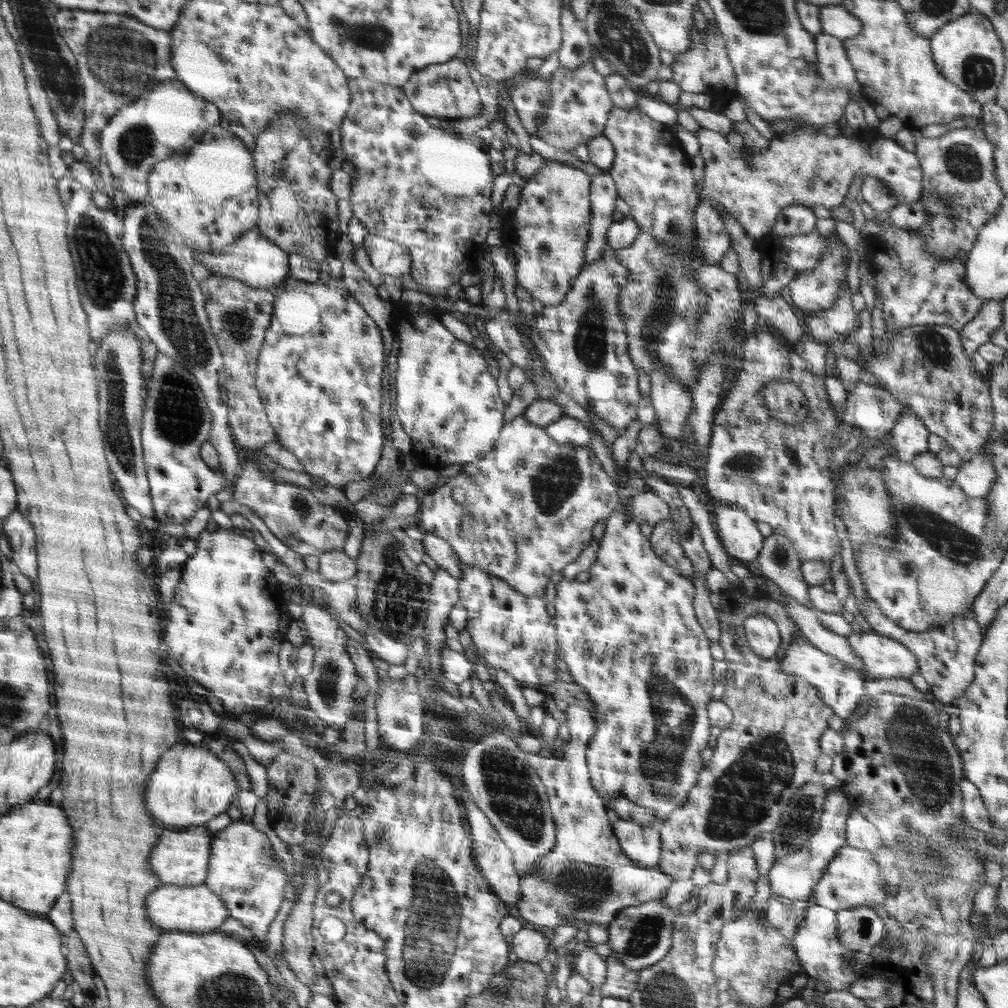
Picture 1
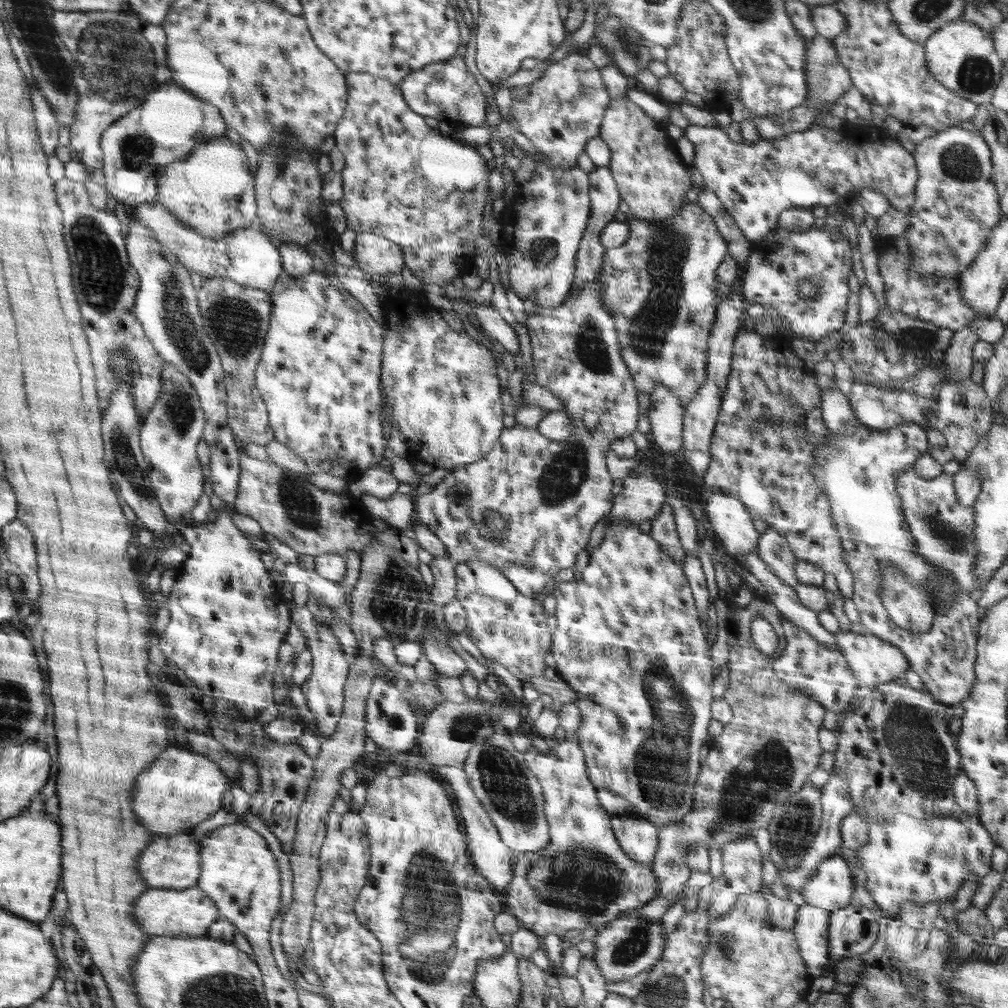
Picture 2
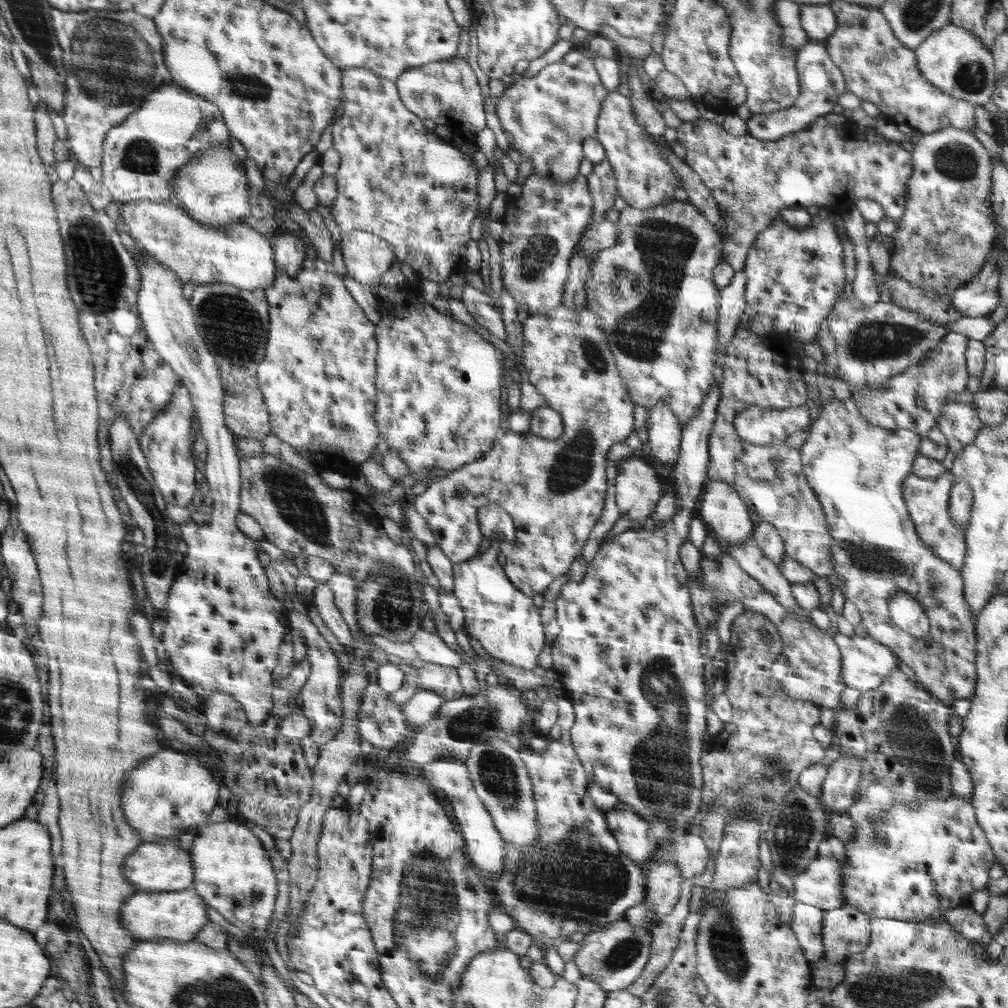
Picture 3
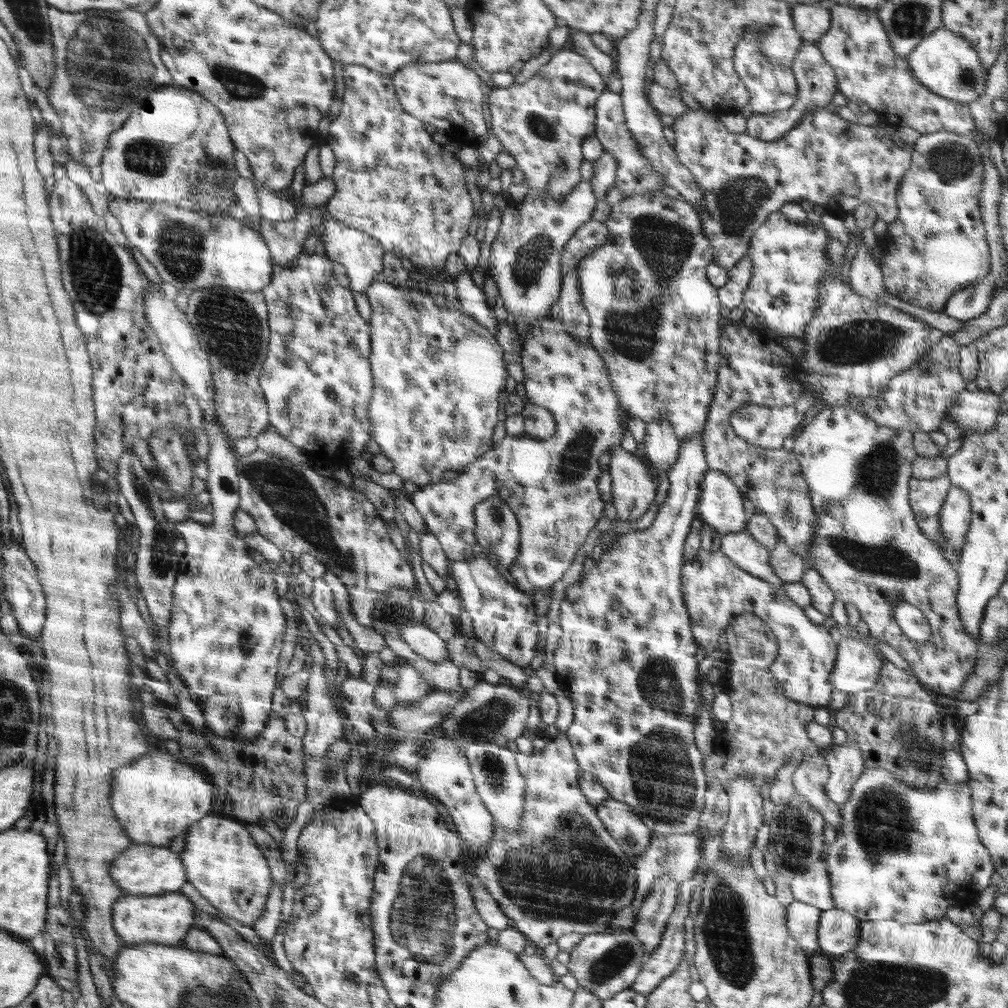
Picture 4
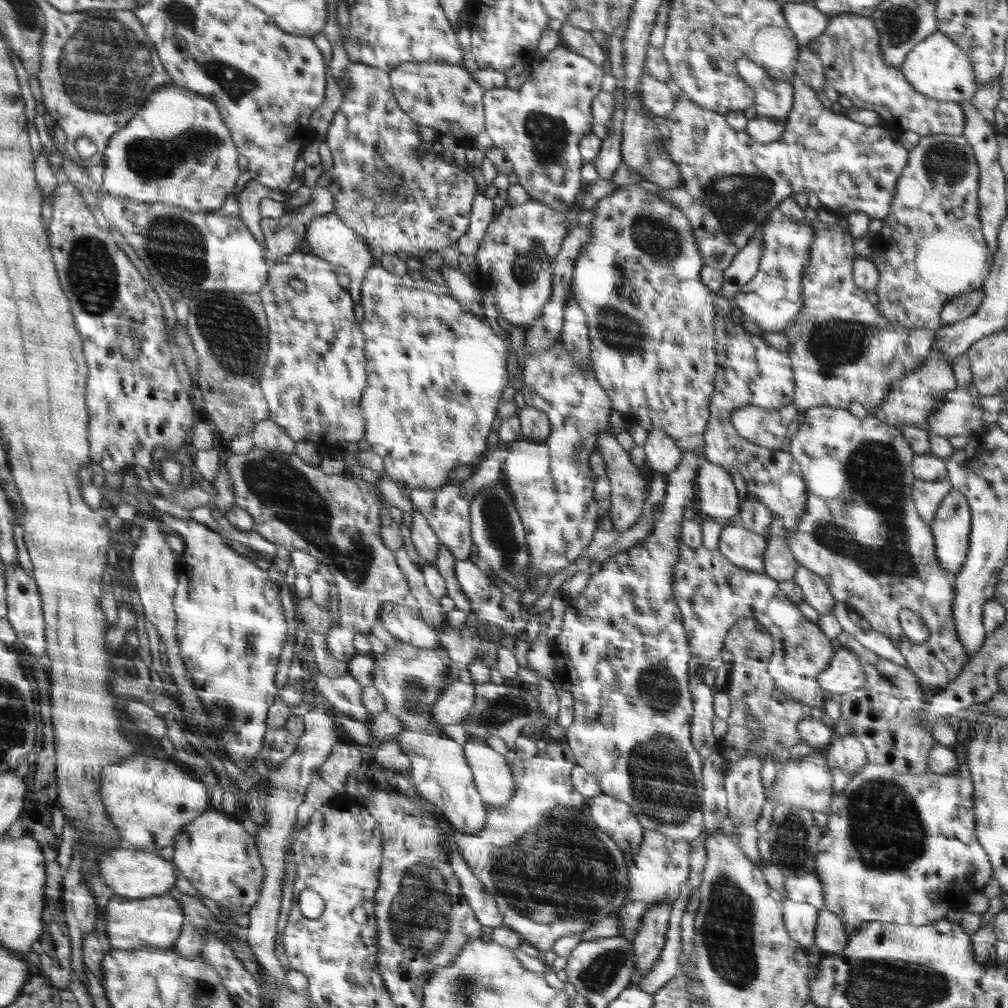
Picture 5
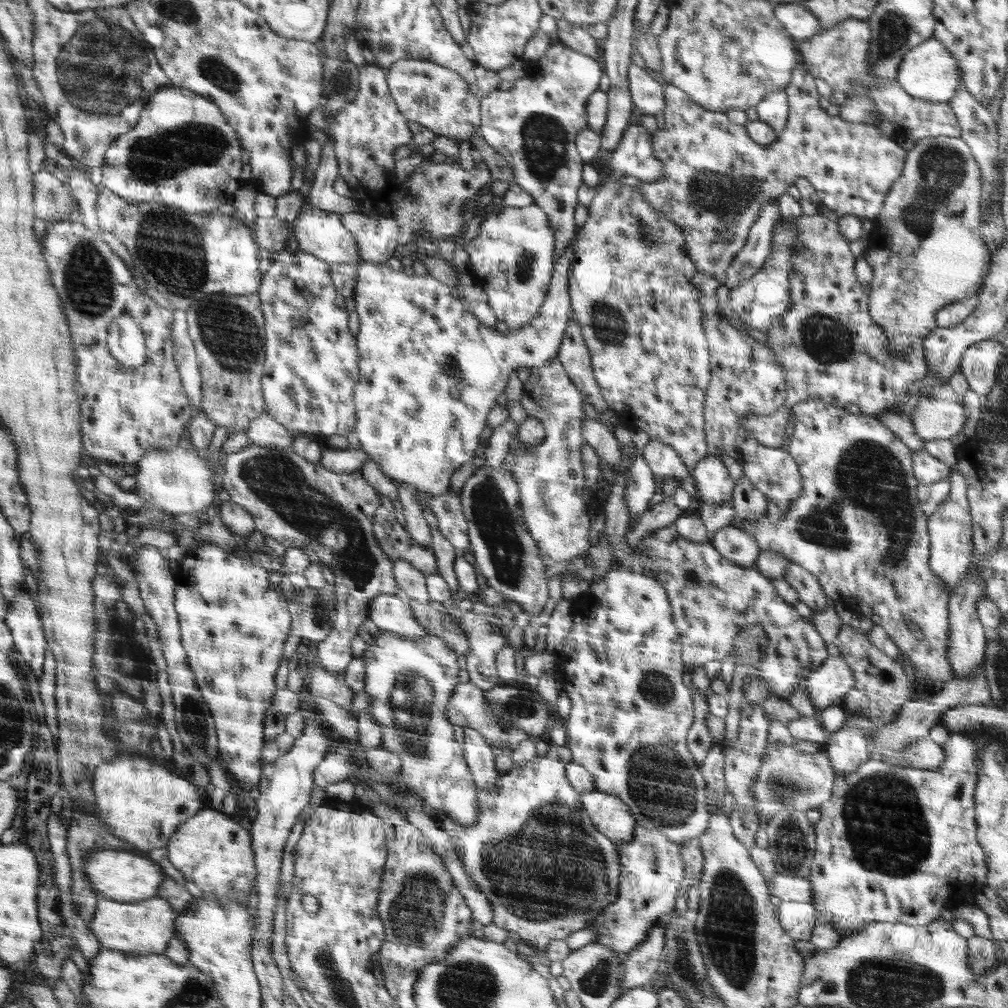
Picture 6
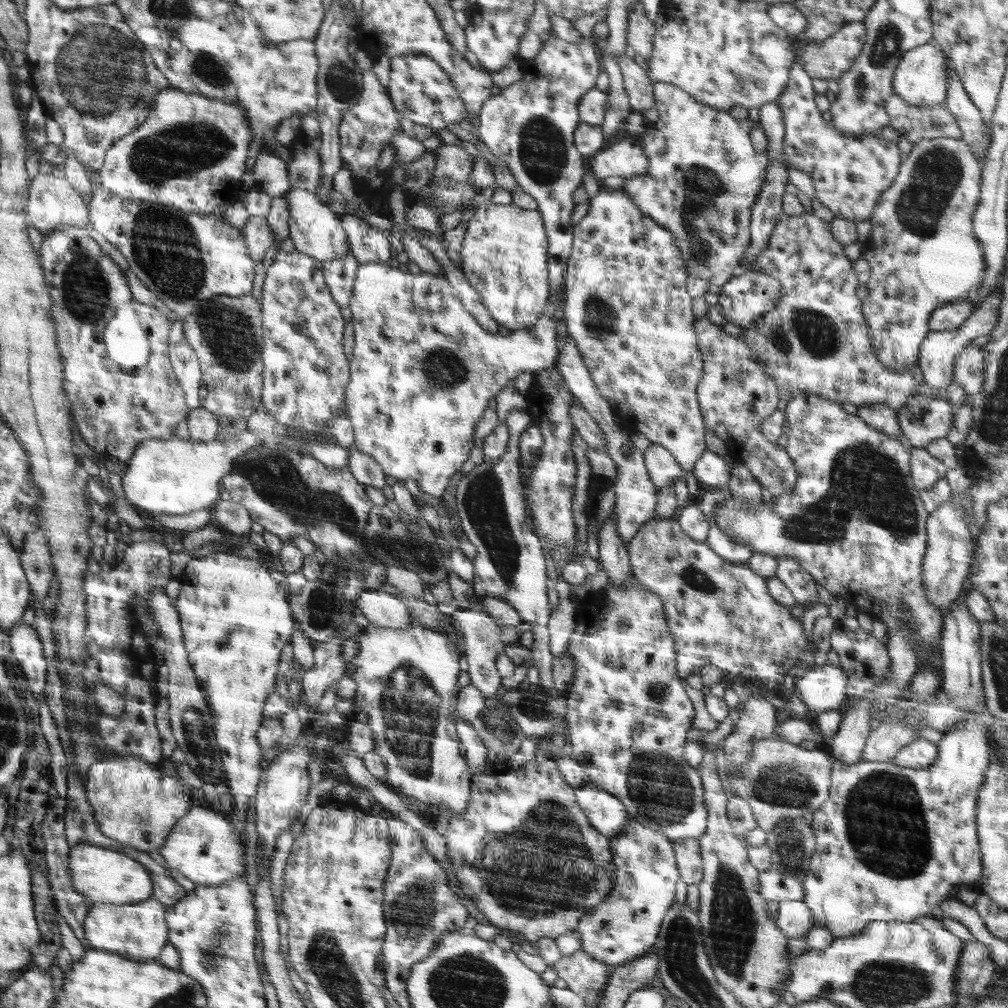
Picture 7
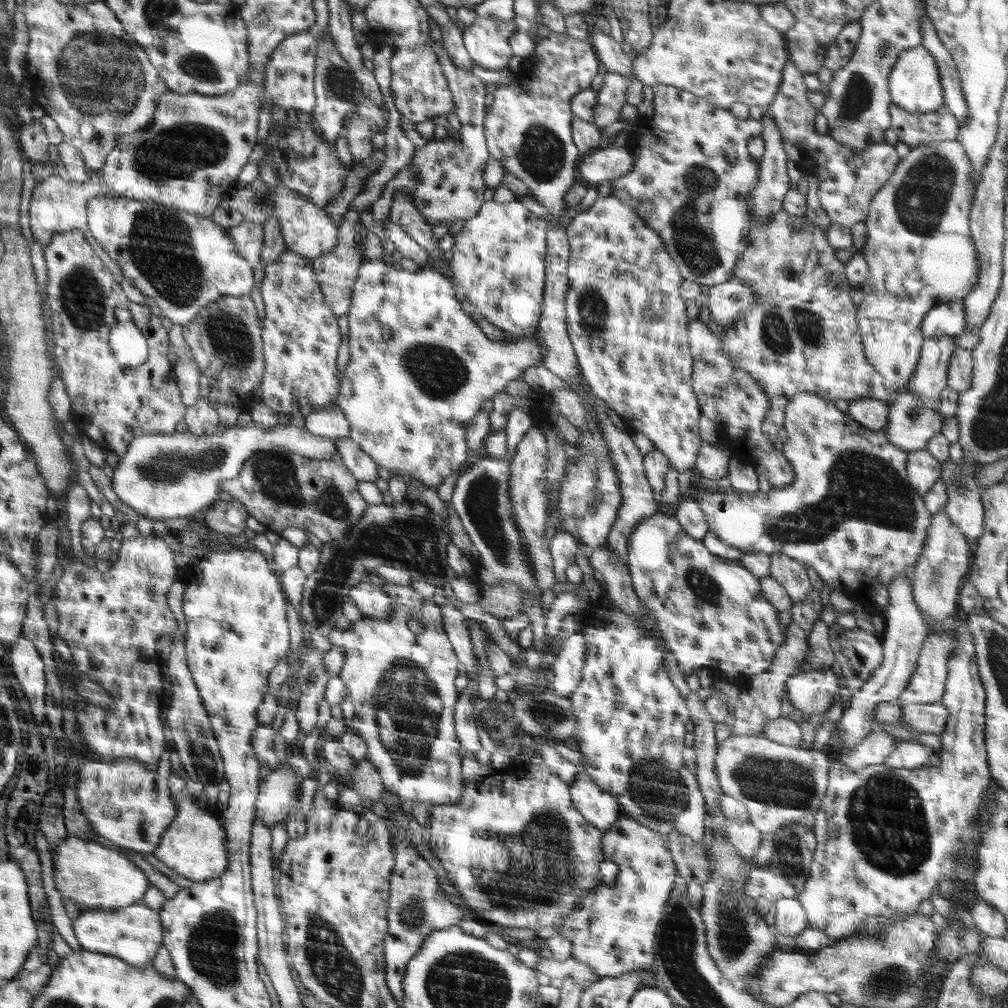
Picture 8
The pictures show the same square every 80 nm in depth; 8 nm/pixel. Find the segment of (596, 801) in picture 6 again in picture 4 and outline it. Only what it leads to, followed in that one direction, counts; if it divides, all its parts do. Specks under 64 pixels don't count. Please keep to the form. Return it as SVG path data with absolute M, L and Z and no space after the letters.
M614 800L596 806L598 818L608 834L622 847L629 858L637 857L650 844L650 830L626 803Z

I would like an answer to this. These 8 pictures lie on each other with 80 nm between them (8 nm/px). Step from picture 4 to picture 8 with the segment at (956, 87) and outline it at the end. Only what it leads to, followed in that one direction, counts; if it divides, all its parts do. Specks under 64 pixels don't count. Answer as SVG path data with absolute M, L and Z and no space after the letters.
M922 45L900 54L888 77L888 90L892 102L906 112L932 112L943 105L943 88L939 81L936 59Z

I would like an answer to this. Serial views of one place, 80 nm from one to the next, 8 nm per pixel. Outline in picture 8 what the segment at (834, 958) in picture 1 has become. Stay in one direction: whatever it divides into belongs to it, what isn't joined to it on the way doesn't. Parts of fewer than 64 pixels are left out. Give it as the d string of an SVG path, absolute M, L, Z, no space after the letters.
M782 898L774 906L776 932L793 937L808 926L804 908L795 898Z

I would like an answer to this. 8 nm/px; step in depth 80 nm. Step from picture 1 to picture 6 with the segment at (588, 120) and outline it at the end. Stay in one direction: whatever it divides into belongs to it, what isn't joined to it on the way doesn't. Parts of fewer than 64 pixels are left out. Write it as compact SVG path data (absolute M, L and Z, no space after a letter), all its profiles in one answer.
M556 39L539 59L527 65L525 76L515 81L512 89L496 89L480 100L479 133L486 144L506 158L512 168L514 182L528 192L534 199L534 204L548 215L548 222L555 236L554 262L563 256L567 243L573 240L577 233L574 214L578 206L578 188L584 185L582 170L585 162L578 153L575 140L578 131L588 127L585 113L587 100L598 89L602 74L602 66L595 58L576 52Z

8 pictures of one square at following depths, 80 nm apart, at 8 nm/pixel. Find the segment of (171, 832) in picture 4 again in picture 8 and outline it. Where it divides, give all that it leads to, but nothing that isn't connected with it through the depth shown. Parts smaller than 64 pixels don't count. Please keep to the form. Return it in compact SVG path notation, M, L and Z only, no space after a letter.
M118 759L109 762L84 761L75 782L75 793L82 814L89 820L95 832L108 838L118 847L130 848L143 855L152 853L157 848L165 830L172 824L177 814L177 805L173 801L172 788L169 786L168 779L159 777L157 771L150 771L146 764L133 759Z

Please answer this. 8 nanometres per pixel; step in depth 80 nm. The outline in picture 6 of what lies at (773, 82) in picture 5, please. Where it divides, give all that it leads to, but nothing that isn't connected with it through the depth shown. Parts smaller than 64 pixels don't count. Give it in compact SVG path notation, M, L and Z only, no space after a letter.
M784 88L769 92L759 102L755 109L757 110L758 119L765 122L775 130L776 135L780 137L787 123L789 113L787 94Z

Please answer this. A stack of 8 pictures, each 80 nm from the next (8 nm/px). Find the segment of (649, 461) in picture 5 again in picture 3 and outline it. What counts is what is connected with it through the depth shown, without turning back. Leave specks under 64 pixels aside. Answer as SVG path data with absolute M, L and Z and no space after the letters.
M661 402L649 411L646 422L649 454L662 464L674 465L679 457L682 426L670 407Z

